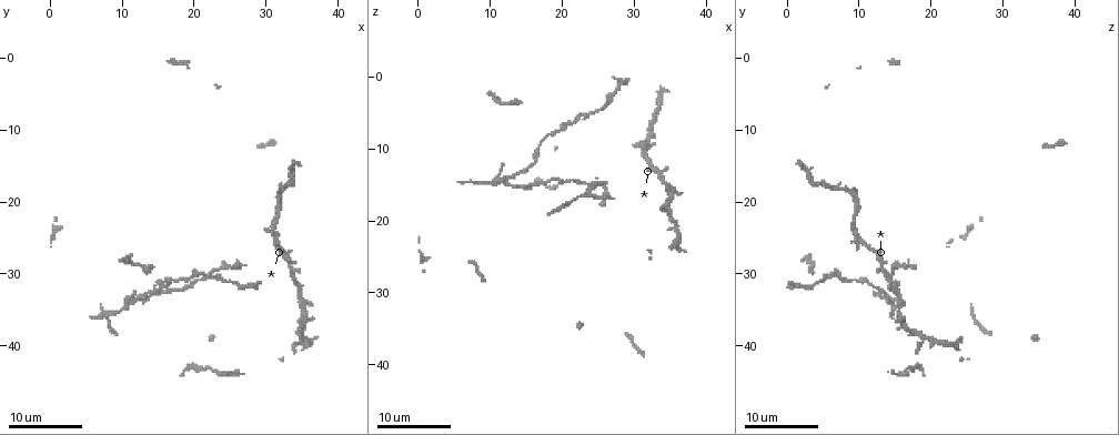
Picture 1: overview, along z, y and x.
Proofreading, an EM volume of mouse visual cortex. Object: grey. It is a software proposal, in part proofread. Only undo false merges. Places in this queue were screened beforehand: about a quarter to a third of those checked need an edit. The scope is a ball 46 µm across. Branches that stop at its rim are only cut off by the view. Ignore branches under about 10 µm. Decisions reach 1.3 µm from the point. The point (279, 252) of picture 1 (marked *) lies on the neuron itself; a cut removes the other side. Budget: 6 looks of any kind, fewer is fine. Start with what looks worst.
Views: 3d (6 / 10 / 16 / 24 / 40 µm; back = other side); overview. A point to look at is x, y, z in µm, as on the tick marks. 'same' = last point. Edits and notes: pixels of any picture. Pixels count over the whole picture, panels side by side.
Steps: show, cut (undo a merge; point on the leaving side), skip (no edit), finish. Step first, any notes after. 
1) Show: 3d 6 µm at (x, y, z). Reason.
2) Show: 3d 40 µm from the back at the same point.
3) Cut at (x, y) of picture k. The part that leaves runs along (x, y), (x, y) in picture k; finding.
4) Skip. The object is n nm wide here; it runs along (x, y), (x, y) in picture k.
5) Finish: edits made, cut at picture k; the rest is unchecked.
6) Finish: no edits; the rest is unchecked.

Show: 3d 16 µm at (12.0, 33.5, 14.0). Four-way junction.

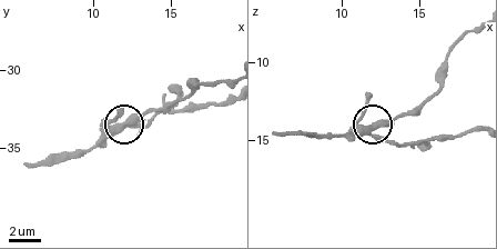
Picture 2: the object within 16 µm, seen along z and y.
Show: 3d 6 µm at (11.6, 33.6, 14.2).

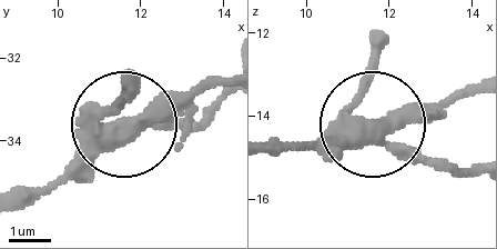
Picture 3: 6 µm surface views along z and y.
Show: 3d 6 µm from the back at (11.60, 33.65, 14.20).

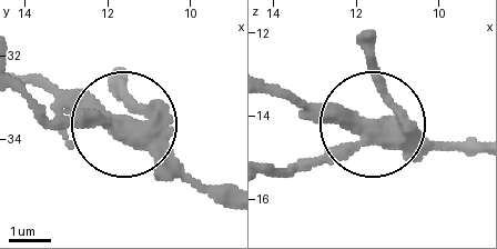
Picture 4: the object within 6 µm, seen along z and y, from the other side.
Skip. It runs along (275, 165), (328, 158), (363, 122), (317, 116), (288, 91) in picture 4; all the same neuron.

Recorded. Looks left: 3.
Show: 3d 24 µm at (25.0, 29.0, 15.0). Narrows sharply.

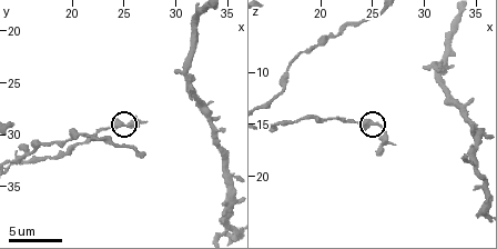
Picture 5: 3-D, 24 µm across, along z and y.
Show: 3d 6 µm at (25.2, 28.8, 15.2).

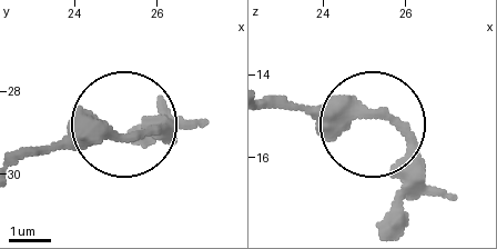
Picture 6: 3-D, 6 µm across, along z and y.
Skip. One neuron here.

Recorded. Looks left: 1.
Show: 3d 10 µm at (20.8, 30.8, 14.8). Calibre changes.

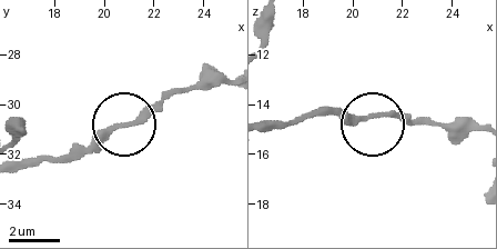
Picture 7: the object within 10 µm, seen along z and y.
Skip. One neuron here.

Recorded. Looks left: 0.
Finish: no edits; the rest is unchecked.

